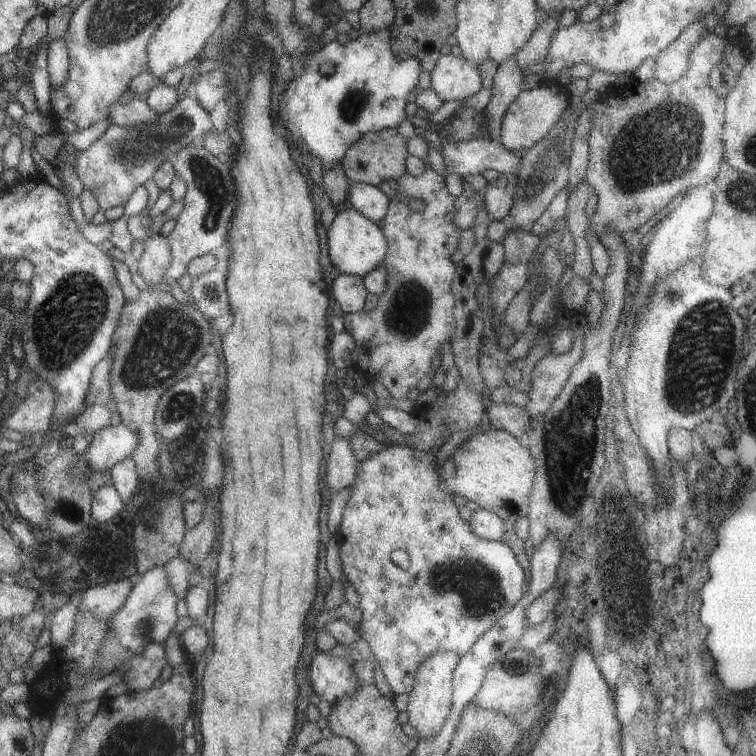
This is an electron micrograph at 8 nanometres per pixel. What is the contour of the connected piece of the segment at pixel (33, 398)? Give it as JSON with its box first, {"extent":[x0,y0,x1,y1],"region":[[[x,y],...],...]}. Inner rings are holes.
{"extent":[3,380,55,442],"region":[[[35,380],[33,384],[29,384],[25,400],[19,402],[19,406],[13,410],[13,414],[9,414],[3,426],[23,432],[29,442],[31,432],[49,432],[53,412],[55,412],[55,390],[45,380]]]}

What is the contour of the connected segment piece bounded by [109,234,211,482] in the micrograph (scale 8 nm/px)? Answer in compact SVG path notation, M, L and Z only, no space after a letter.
M151 236L143 244L143 254L133 272L137 280L147 284L147 290L139 290L135 302L125 302L117 320L117 328L111 336L111 398L115 400L121 426L137 434L137 446L131 452L135 462L139 482L155 480L159 476L157 464L157 430L155 430L155 410L163 392L167 392L179 380L195 372L195 364L205 354L205 348L211 342L209 322L205 316L187 302L177 302L169 292L157 290L165 282L165 270L171 264L171 248L167 238Z

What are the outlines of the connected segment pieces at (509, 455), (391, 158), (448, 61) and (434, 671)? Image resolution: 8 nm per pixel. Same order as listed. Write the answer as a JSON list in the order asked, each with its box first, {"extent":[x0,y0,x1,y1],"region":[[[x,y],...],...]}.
[{"extent":[449,428,537,522],"region":[[[493,428],[473,434],[457,448],[457,452],[453,452],[451,460],[455,462],[455,476],[449,480],[453,496],[475,502],[481,510],[497,514],[503,522],[517,522],[519,518],[527,516],[537,464],[529,454],[529,448],[521,446],[513,434]]]},{"extent":[341,128,407,186],"region":[[[385,128],[379,132],[363,134],[341,158],[343,172],[349,184],[369,184],[379,186],[383,180],[395,182],[405,174],[405,160],[407,160],[407,138],[403,138],[395,128]]]},{"extent":[431,54,483,102],"region":[[[453,54],[439,56],[431,70],[431,88],[443,102],[445,100],[463,102],[465,98],[479,92],[481,86],[483,84],[479,80],[477,66]]]},{"extent":[401,652,459,740],"region":[[[439,652],[433,656],[427,656],[413,674],[413,688],[409,692],[409,702],[407,702],[407,712],[401,716],[415,732],[419,740],[429,740],[437,736],[445,724],[445,720],[451,714],[451,694],[453,694],[453,672],[459,662],[459,654],[455,652]]]}]

